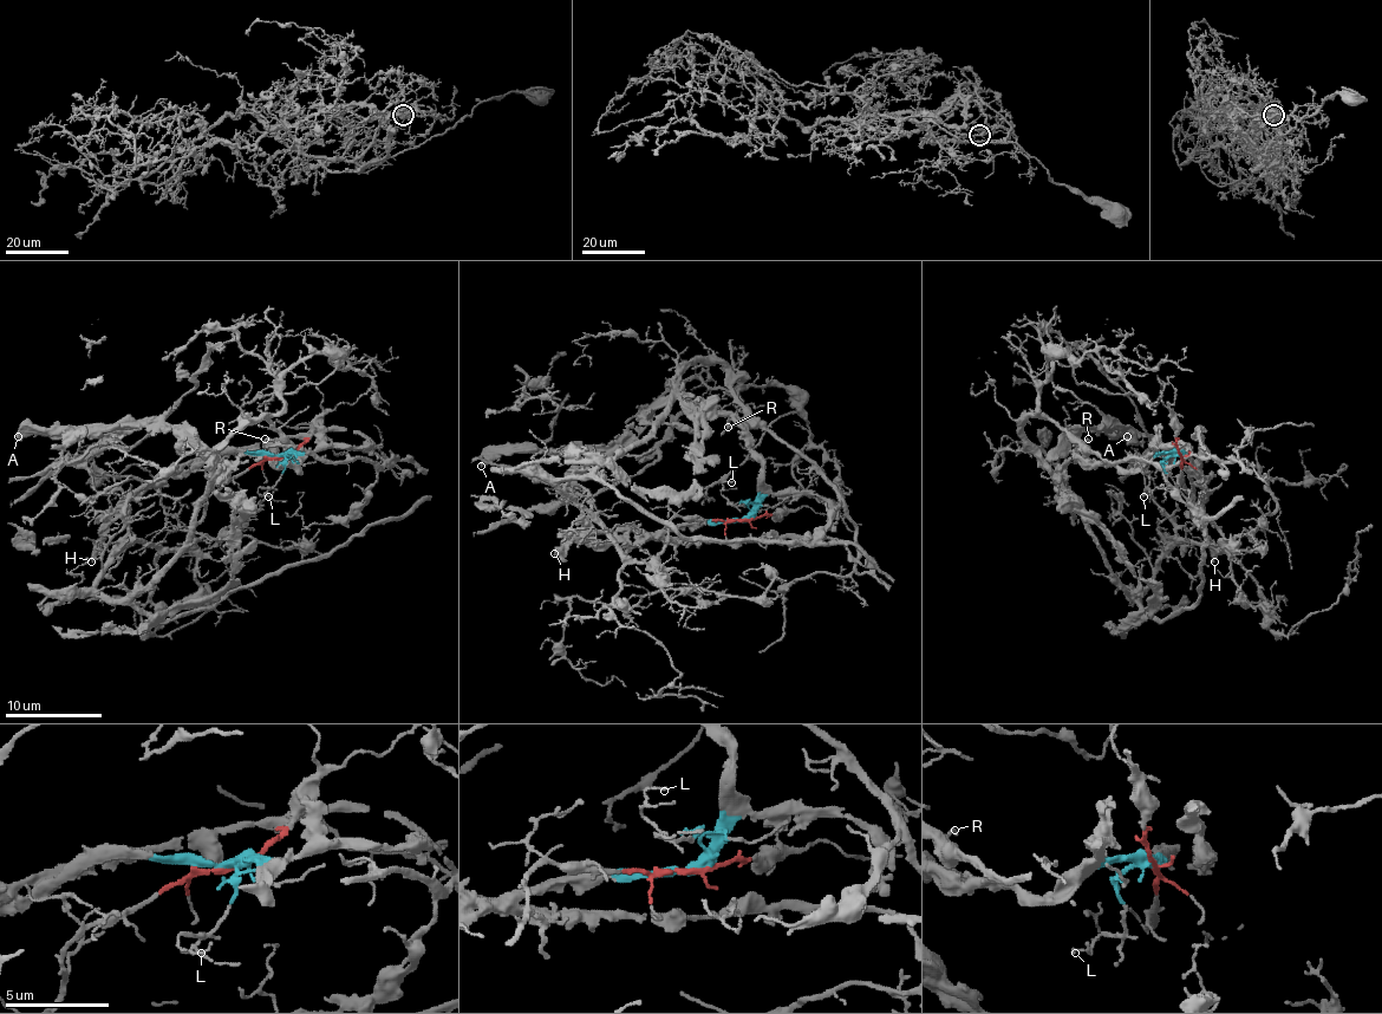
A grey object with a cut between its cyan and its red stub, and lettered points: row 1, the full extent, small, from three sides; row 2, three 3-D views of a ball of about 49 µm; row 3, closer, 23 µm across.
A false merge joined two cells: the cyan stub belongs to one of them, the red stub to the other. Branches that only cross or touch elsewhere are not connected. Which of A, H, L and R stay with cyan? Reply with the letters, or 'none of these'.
A, H, L

